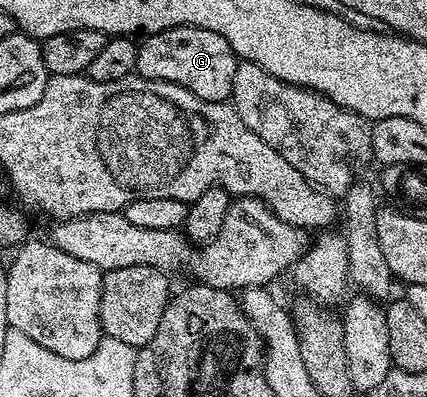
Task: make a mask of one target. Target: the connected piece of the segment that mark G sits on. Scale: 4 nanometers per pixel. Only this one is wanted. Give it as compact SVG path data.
M177 26L141 39L136 70L144 78L180 84L202 102L226 102L239 61L224 36L195 26Z

